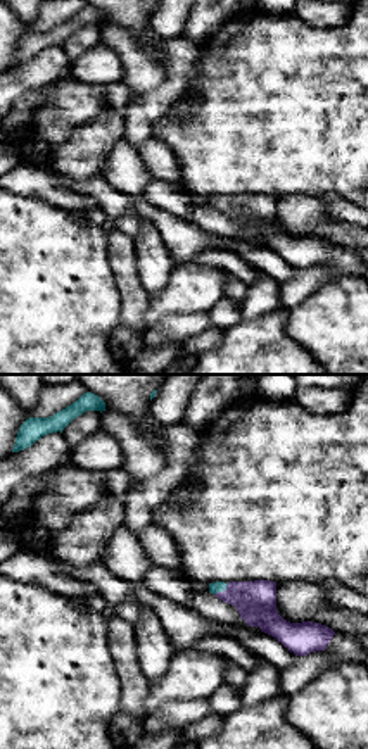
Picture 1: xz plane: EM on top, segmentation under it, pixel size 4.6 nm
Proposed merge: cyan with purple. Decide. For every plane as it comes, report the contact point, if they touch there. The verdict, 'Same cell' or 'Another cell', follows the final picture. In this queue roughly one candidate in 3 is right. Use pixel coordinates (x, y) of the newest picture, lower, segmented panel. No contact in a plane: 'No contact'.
Touches cyan at (222, 591)

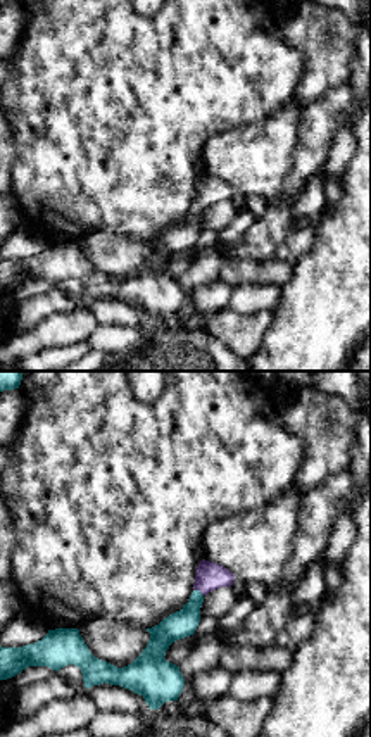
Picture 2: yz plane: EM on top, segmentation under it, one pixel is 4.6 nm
Touches cyan at (199, 591)

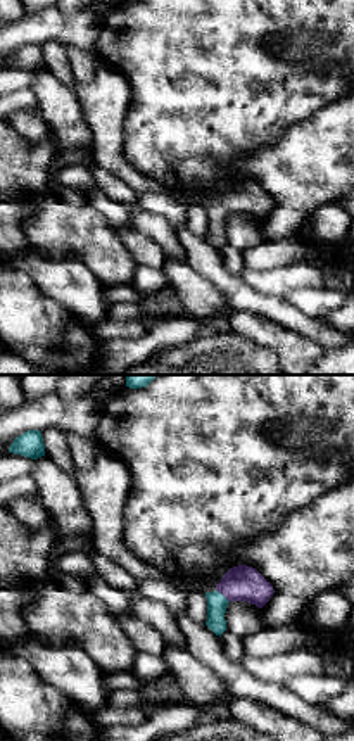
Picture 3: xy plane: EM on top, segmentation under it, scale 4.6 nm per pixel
Touches cyan at (223, 596)

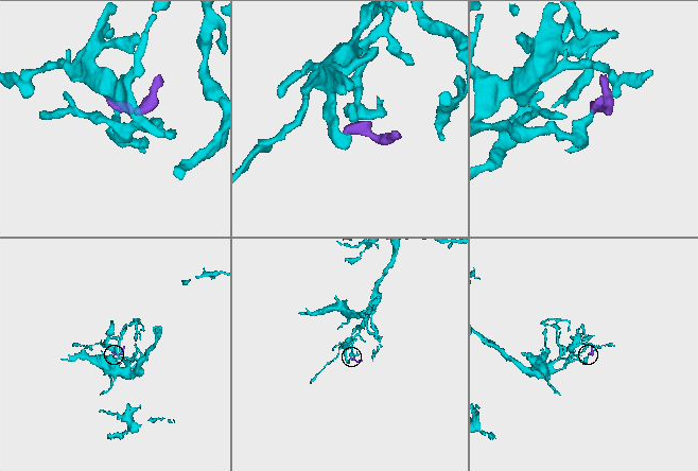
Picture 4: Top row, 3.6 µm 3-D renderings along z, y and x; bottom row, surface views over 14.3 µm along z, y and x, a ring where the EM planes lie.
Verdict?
Same cell

